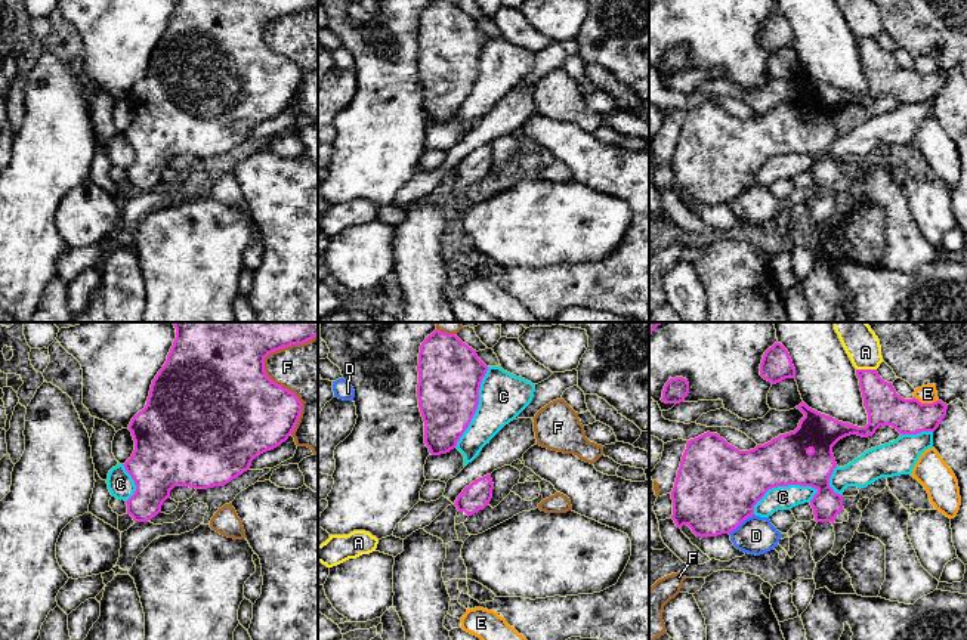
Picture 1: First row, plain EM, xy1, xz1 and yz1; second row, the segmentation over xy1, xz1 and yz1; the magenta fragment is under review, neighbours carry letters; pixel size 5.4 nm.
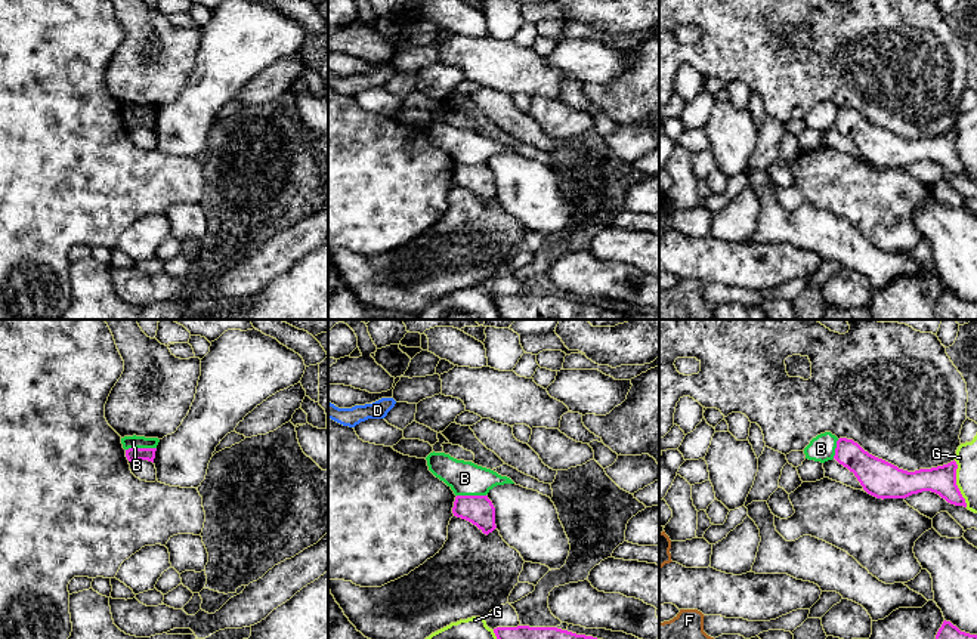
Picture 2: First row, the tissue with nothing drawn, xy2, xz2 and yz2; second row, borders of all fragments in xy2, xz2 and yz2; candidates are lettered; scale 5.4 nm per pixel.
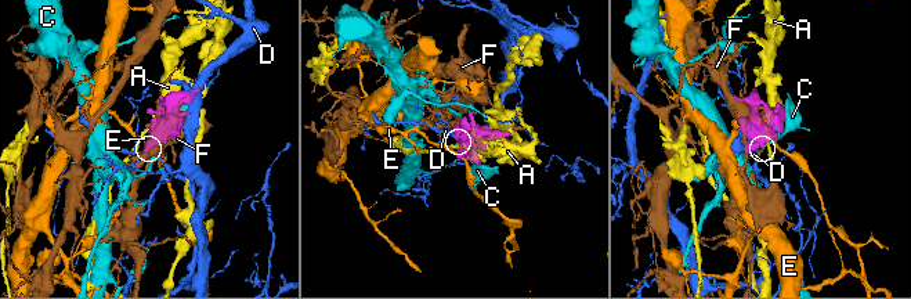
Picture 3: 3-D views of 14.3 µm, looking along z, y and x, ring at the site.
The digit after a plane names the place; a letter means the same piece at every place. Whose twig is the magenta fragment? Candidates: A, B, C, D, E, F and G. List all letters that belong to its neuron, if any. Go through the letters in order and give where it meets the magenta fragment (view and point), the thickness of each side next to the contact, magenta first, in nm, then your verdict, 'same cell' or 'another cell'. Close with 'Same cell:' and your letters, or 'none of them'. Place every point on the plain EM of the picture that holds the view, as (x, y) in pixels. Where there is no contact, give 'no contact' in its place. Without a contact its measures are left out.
A: yz1 (867, 39) | 200/180 nm | another cell
B: xy2 (141, 117) | 70/70 nm | another cell
C: yz1 (781, 154) | 320/130 nm | another cell
D: yz1 (741, 191) | 460/200 nm | another cell
E: yz1 (926, 73) | 200/100 nm | another cell
F: xy1 (265, 43) | 500/300 nm | another cell
G: yz2 (955, 153) | 160/120 nm | another cell
Same cell: none of them

